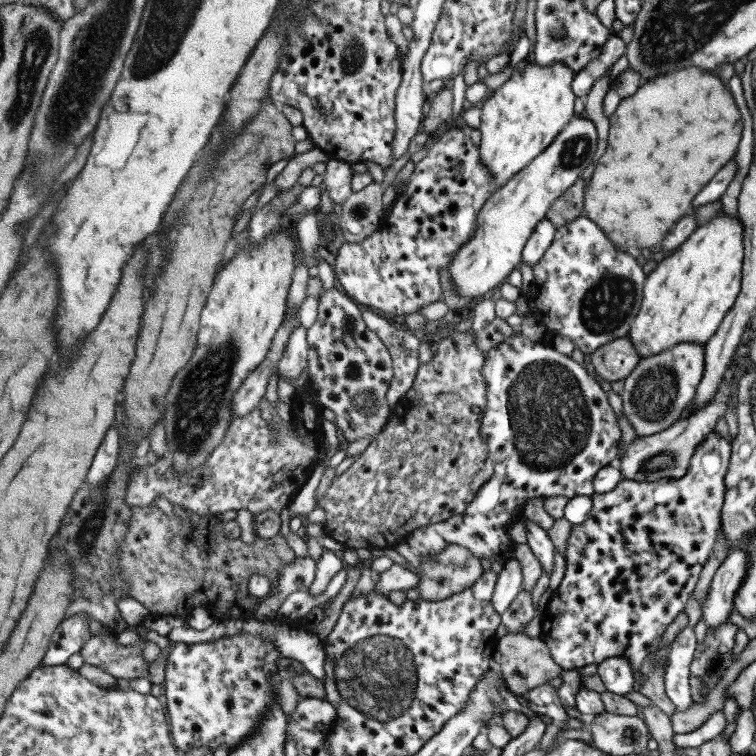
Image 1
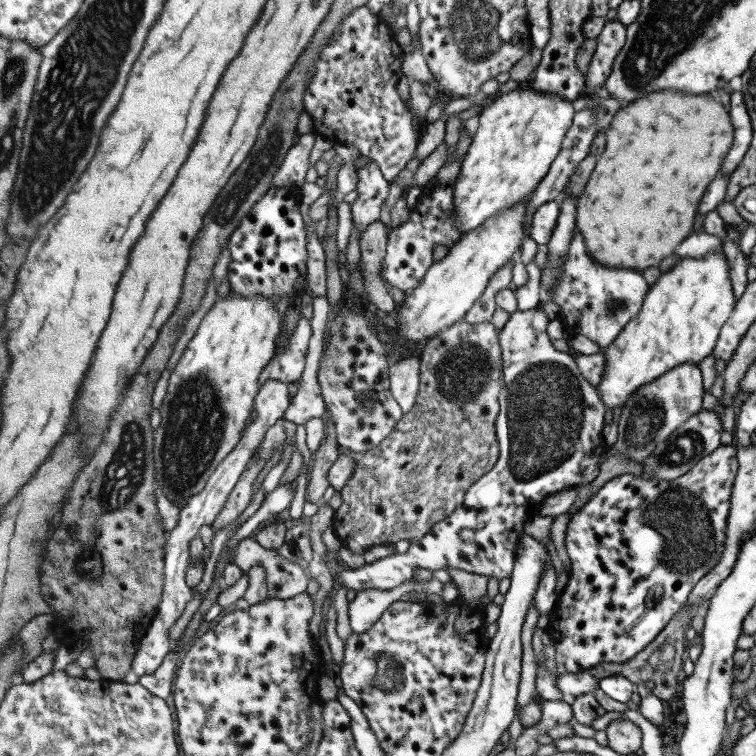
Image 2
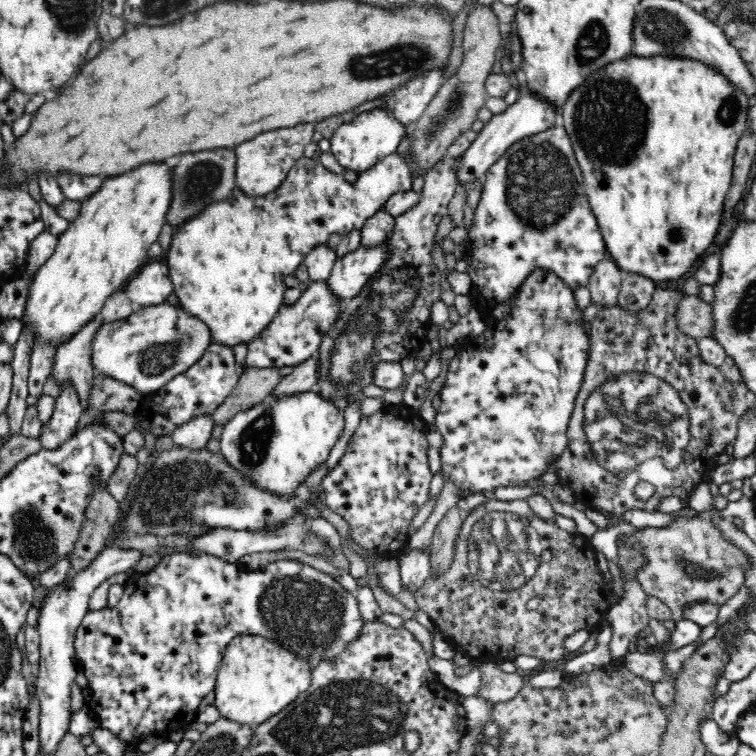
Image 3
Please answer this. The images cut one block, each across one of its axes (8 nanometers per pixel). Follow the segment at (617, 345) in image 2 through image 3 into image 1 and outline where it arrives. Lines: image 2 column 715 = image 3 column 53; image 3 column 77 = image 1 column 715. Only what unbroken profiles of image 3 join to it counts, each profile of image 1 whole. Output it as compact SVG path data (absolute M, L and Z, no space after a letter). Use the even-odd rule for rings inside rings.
M723 210L715 218L697 224L669 256L659 257L657 267L645 278L639 312L626 334L639 359L679 343L704 346L735 303L742 263L743 224Z

